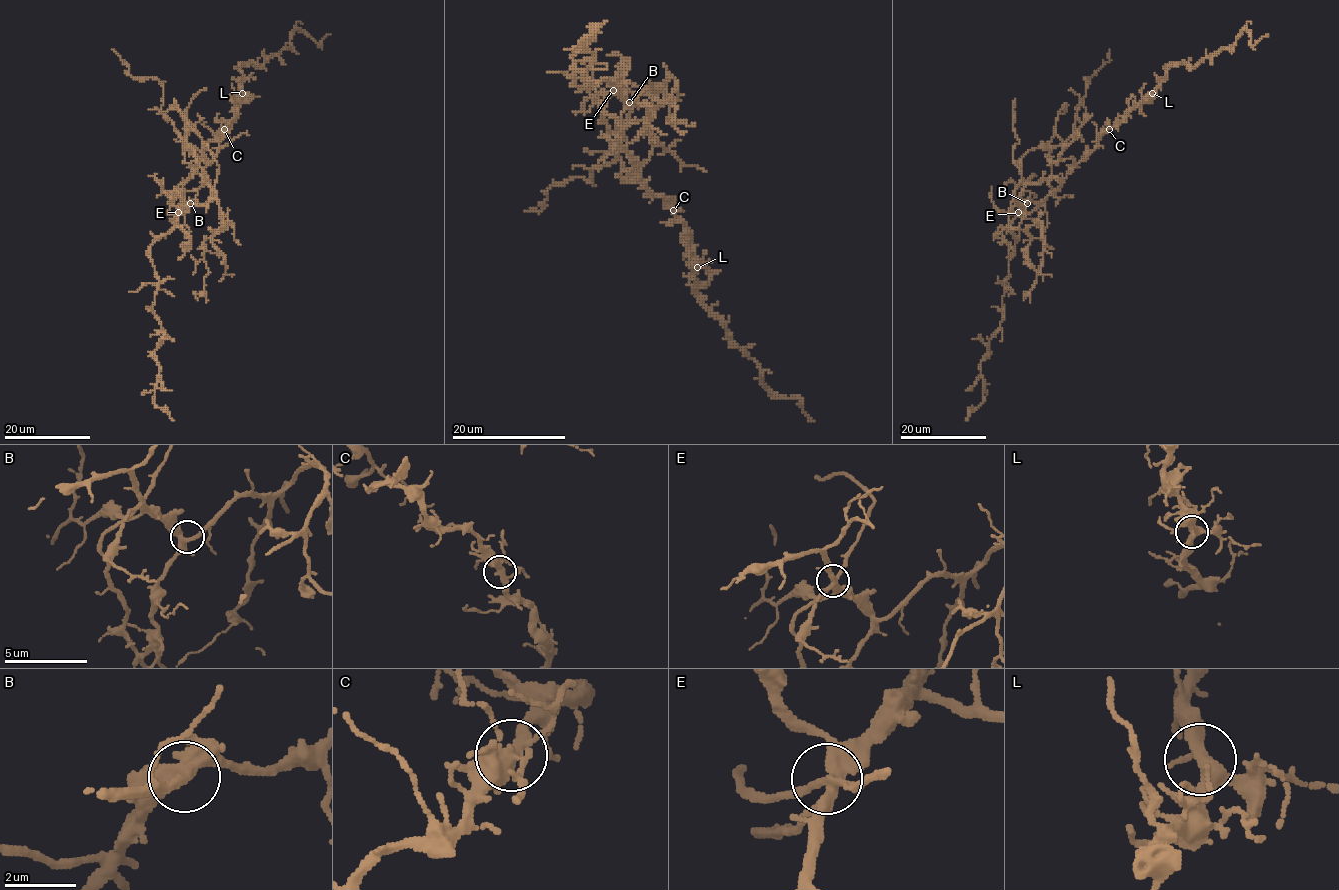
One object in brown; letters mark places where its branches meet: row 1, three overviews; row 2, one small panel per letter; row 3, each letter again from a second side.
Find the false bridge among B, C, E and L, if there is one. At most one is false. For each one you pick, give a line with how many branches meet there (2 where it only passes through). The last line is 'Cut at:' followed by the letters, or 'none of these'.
E: 5
Cut at: E

